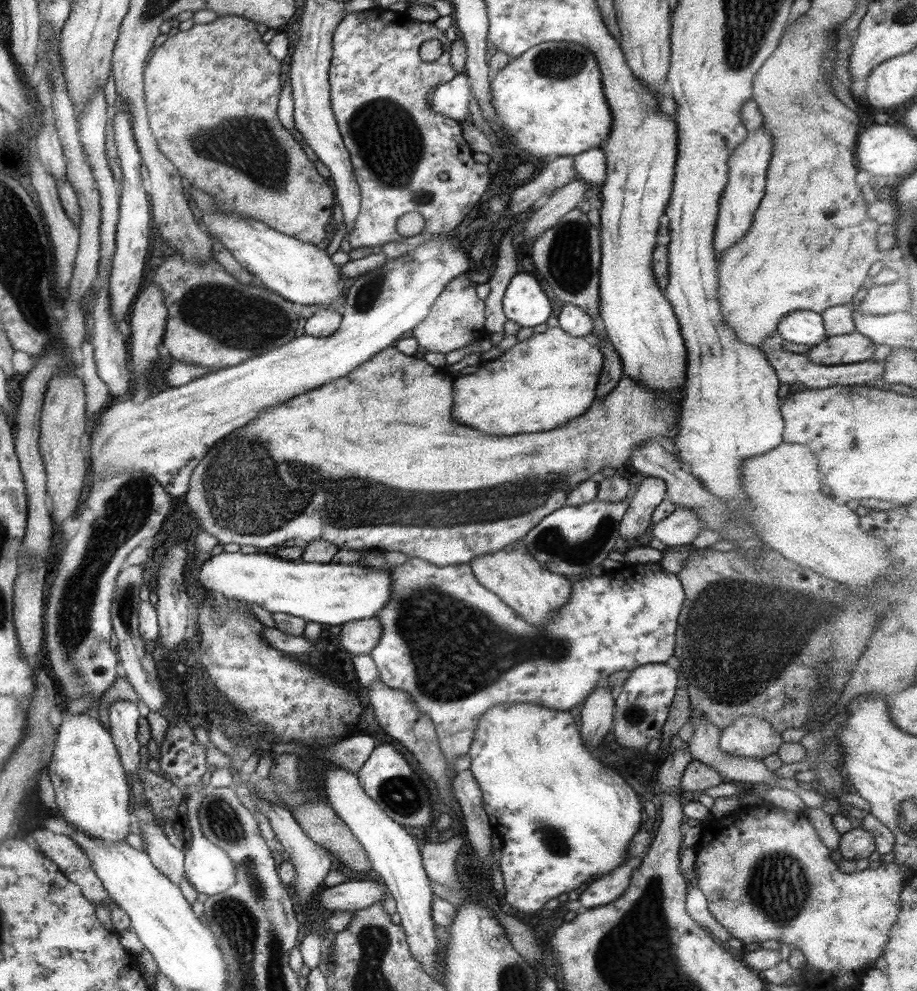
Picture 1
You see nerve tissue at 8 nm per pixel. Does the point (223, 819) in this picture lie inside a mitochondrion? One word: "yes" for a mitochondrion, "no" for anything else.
yes

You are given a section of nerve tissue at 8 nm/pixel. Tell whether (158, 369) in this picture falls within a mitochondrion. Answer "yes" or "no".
no

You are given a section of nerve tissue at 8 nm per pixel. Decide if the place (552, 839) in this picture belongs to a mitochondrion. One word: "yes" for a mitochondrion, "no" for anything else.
yes

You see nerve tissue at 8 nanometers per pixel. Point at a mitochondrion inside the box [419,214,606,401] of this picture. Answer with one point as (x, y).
(571, 265)

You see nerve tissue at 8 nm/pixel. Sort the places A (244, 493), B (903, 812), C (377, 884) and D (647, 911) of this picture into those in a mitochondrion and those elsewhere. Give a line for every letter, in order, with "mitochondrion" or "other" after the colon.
A: mitochondrion
B: mitochondrion
C: other
D: mitochondrion

